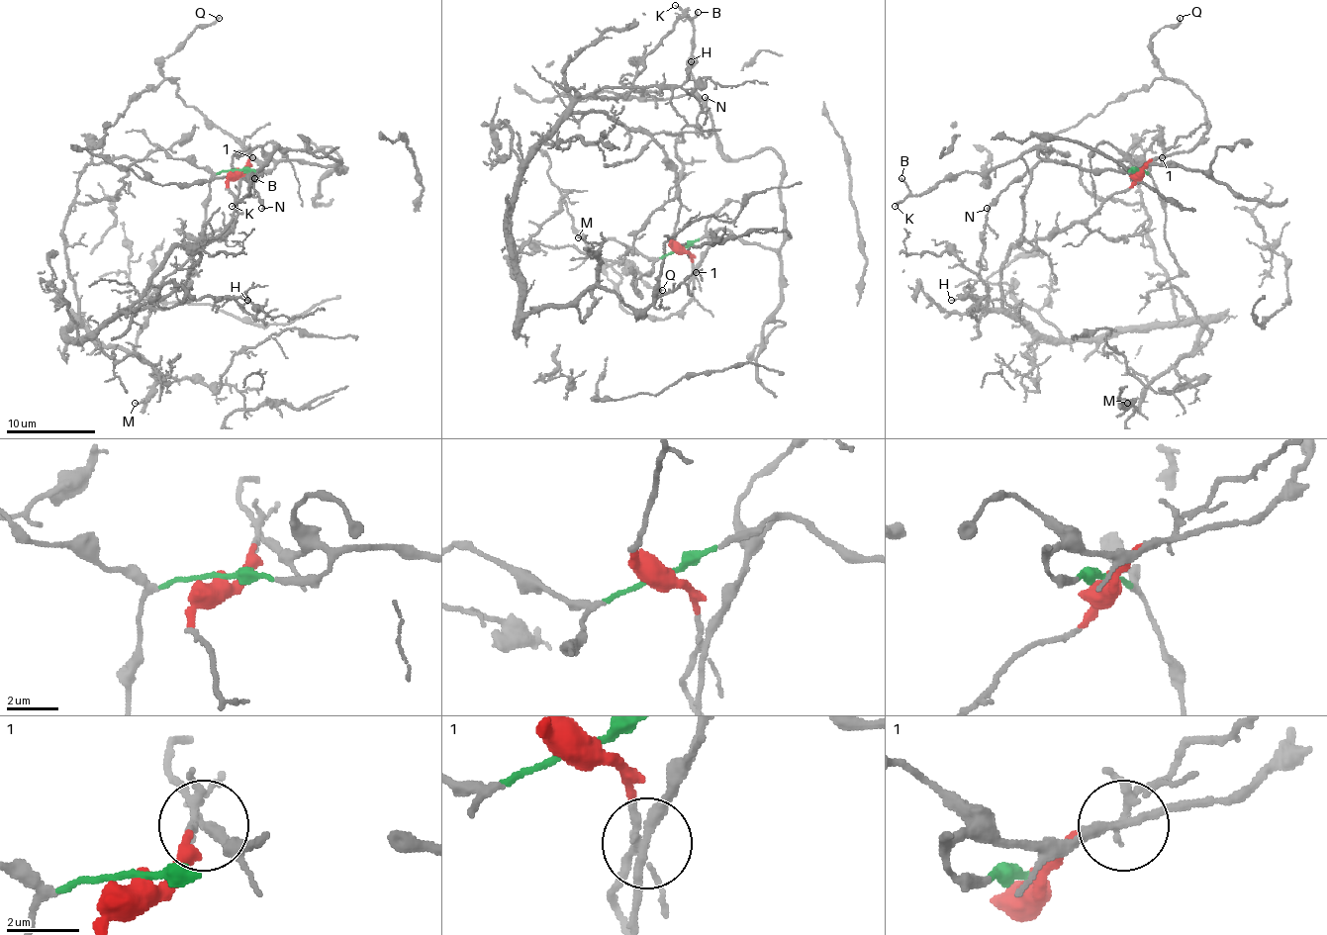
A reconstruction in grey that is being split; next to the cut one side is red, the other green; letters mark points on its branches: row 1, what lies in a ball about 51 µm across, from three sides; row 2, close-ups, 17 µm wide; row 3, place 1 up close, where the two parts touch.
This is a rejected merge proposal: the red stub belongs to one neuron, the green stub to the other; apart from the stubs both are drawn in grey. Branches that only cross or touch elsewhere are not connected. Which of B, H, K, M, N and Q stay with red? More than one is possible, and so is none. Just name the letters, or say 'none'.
H, M

